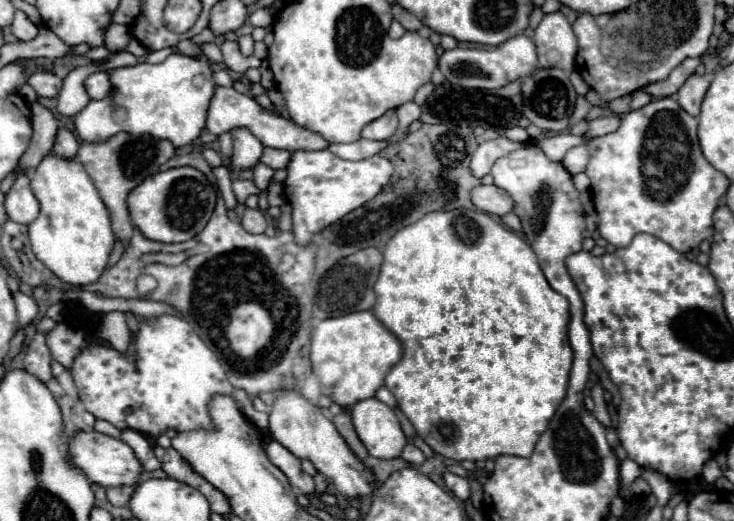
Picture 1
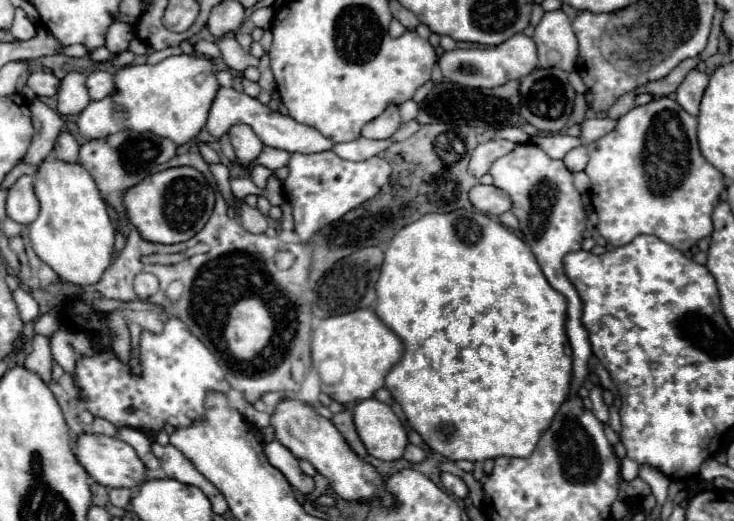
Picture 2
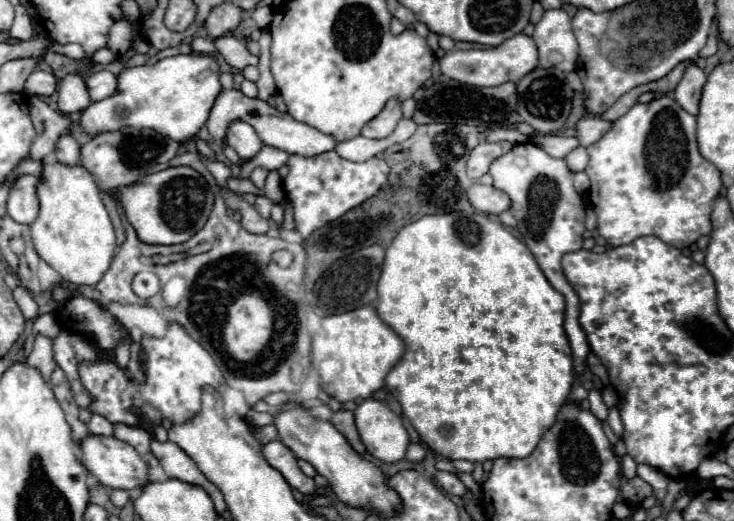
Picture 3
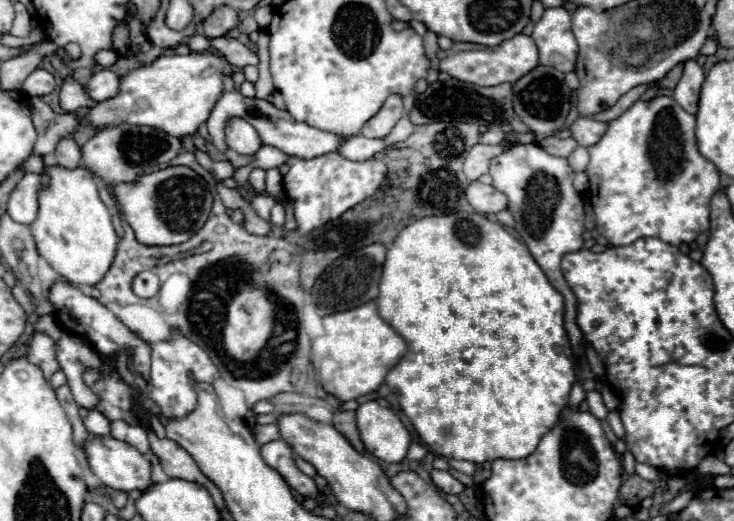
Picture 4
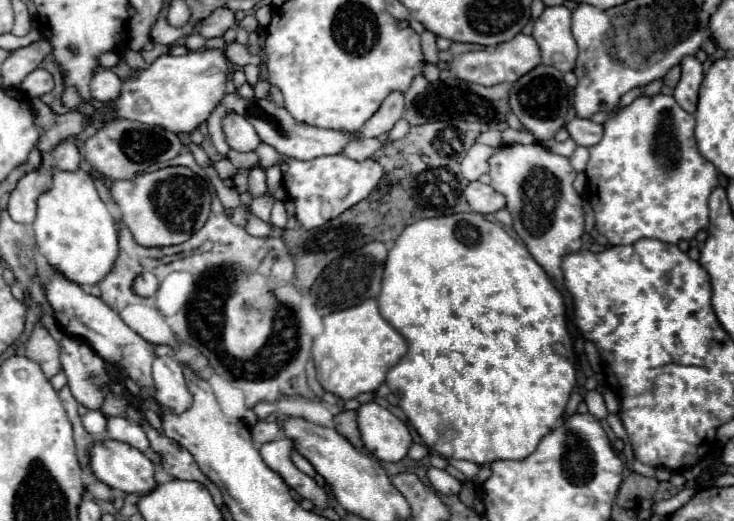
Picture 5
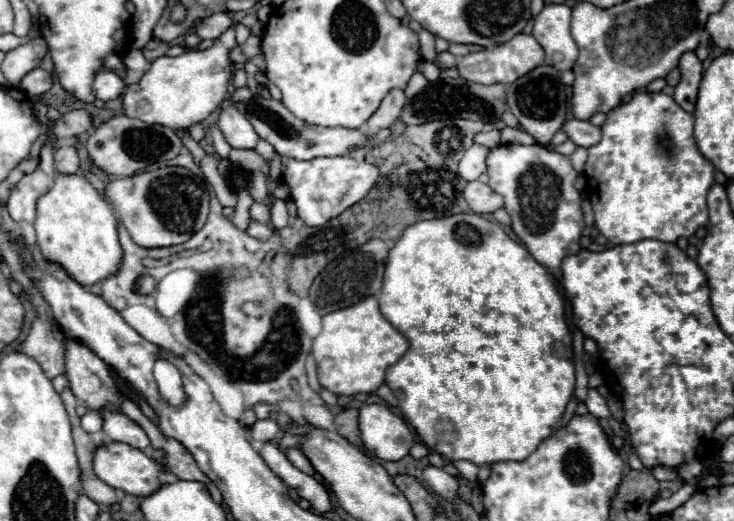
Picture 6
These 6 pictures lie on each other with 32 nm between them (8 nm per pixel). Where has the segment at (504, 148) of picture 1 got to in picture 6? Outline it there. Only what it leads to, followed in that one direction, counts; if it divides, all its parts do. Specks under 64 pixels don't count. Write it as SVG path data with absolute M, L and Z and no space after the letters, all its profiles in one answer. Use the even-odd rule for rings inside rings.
M472 144L472 146L464 152L464 156L462 156L460 164L458 164L460 176L462 176L464 180L476 180L482 172L486 172L486 164L484 164L486 154L488 154L488 148L486 148L486 146Z

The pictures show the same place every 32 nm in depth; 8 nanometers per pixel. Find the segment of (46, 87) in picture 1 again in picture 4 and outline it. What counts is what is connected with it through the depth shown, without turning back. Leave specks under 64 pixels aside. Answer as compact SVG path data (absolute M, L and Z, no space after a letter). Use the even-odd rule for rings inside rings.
M42 68L34 70L22 84L22 92L26 92L28 96L46 96L56 88L54 76Z

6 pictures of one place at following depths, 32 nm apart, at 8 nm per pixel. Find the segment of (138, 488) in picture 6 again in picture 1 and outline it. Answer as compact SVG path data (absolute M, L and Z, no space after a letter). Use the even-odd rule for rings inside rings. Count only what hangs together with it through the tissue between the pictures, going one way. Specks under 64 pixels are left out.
M78 432L72 440L70 440L70 454L72 454L72 462L84 470L86 478L104 486L104 488L110 488L110 486L136 486L140 476L142 476L142 464L140 460L136 458L134 450L122 442L120 438L112 438L112 436L106 436L106 434L100 434L100 432Z

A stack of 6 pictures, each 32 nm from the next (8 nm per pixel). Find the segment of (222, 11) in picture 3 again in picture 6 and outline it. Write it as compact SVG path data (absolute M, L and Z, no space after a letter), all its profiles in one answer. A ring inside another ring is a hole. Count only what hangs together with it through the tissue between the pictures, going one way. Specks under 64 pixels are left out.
M216 12L204 20L200 20L194 28L194 34L200 40L216 40L226 28L230 28L234 22L228 12Z

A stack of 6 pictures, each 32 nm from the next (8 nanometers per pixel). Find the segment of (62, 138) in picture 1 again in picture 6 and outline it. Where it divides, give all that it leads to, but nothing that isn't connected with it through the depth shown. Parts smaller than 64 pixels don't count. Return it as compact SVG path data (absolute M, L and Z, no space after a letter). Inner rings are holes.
M64 146L54 152L56 160L56 172L58 174L78 174L80 164L78 164L78 150L74 146Z

